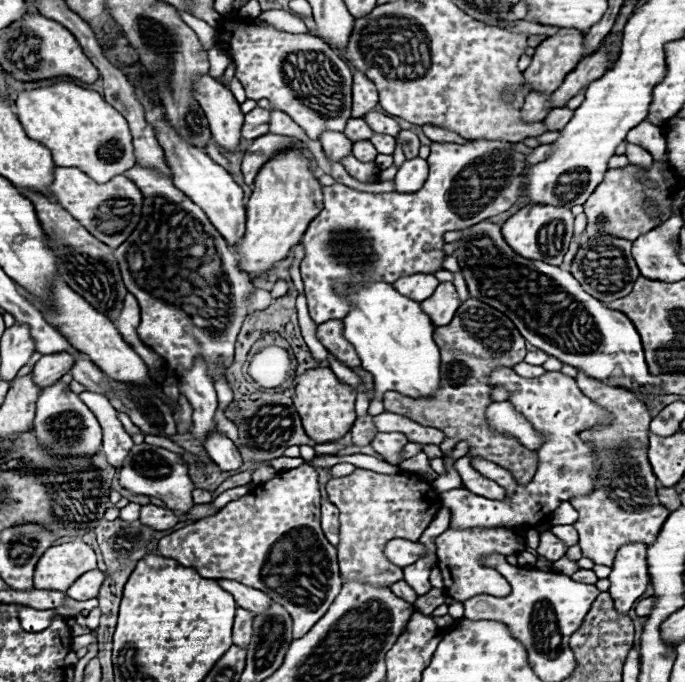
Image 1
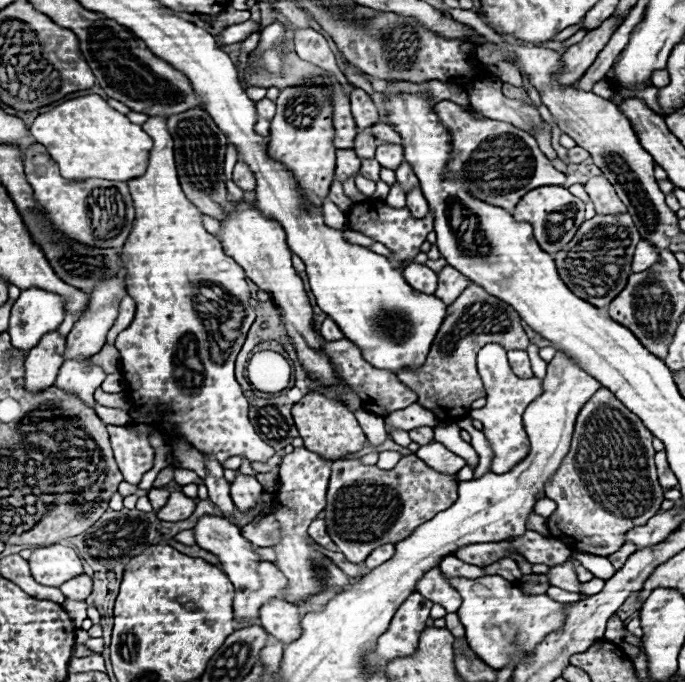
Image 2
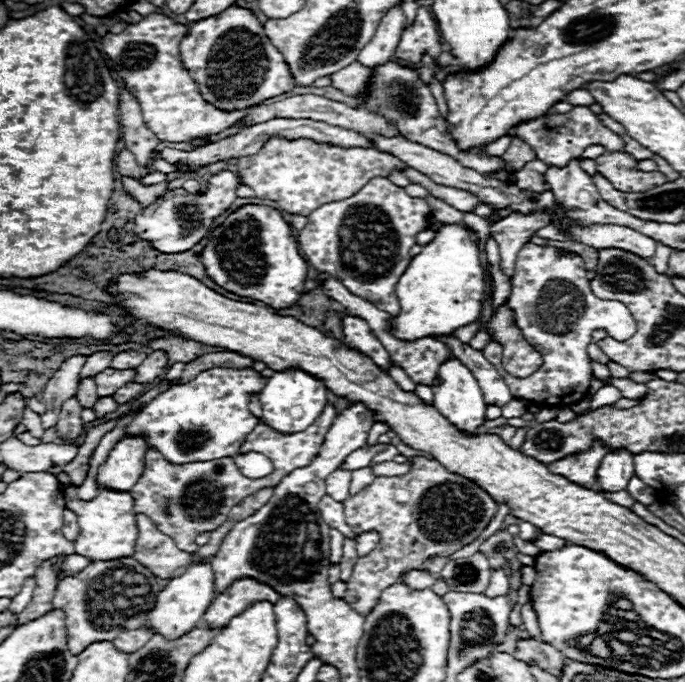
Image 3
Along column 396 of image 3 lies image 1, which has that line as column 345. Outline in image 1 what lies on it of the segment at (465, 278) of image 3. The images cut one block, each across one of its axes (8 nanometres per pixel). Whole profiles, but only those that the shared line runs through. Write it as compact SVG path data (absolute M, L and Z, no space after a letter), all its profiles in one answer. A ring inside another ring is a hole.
M366 282L366 284L336 284L336 292L344 294L348 302L352 302L350 312L342 318L344 322L344 338L356 348L364 370L374 376L375 398L370 403L368 413L376 416L384 412L383 394L388 390L406 394L410 398L434 394L440 386L440 352L432 338L432 320L424 310L420 310L420 302L402 296L392 284L386 282Z

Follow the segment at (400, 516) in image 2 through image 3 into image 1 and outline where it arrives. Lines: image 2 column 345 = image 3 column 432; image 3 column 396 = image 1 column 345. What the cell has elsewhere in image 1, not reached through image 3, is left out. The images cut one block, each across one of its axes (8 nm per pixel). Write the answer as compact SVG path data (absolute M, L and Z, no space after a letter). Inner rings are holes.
M356 468L348 476L330 480L326 484L326 492L328 492L330 502L340 510L340 544L338 544L340 574L344 582L366 580L372 586L390 586L403 579L403 569L392 564L384 555L386 542L392 538L418 540L442 506L442 500L438 492L432 488L432 484L422 480L416 472L408 472L408 470L400 470L398 474L378 474L372 470Z

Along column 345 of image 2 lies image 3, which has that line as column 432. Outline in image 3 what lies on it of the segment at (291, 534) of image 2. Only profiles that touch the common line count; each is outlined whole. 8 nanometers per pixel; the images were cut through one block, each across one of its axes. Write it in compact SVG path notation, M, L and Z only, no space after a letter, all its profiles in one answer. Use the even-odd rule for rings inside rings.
M408 570L402 578L400 578L400 582L406 582L406 586L410 586L410 588L414 588L414 590L424 590L426 586L434 586L434 582L436 582L436 576L434 574L430 574L428 570Z

